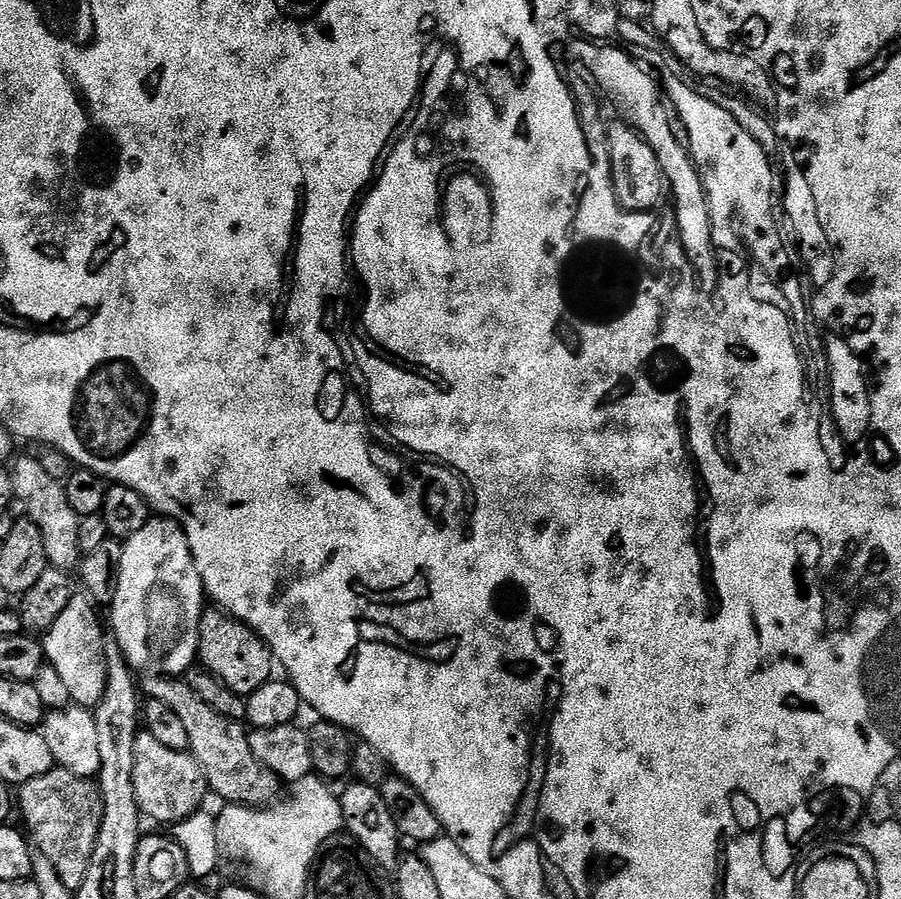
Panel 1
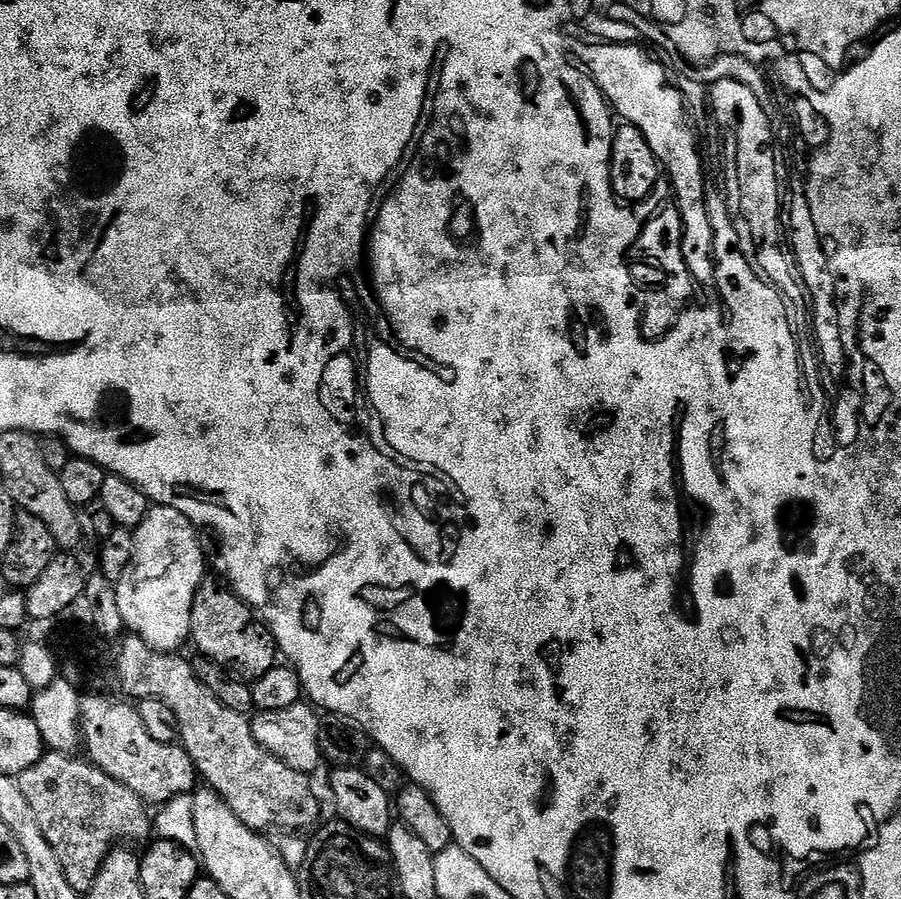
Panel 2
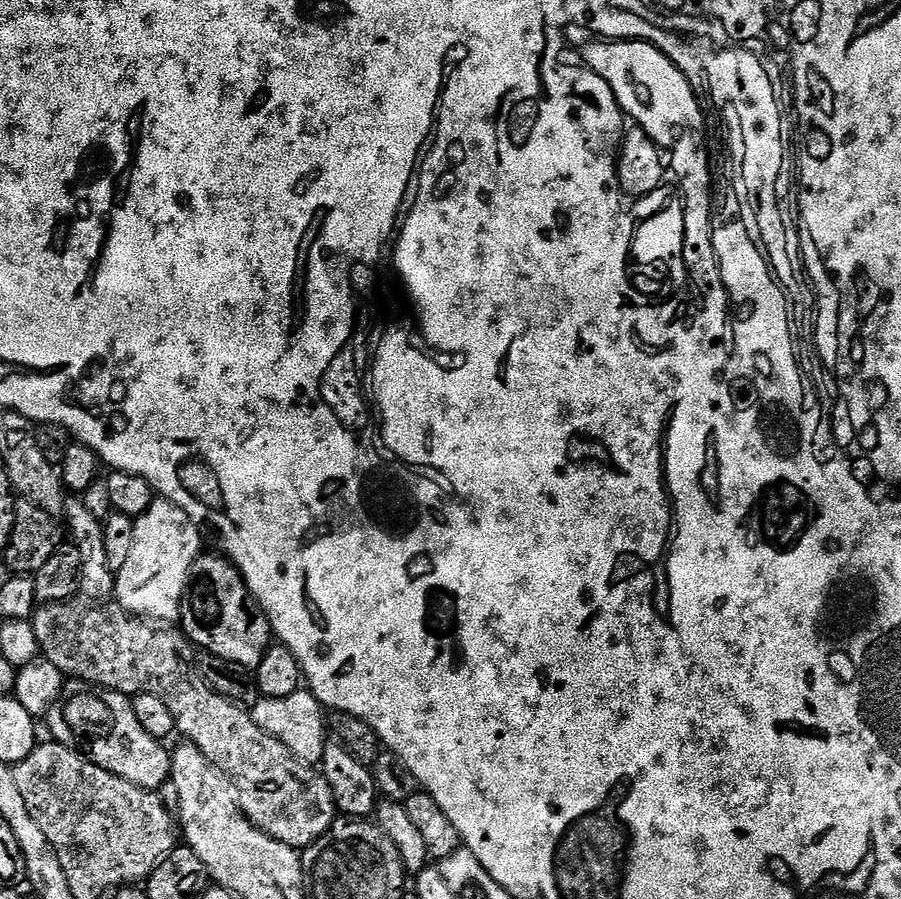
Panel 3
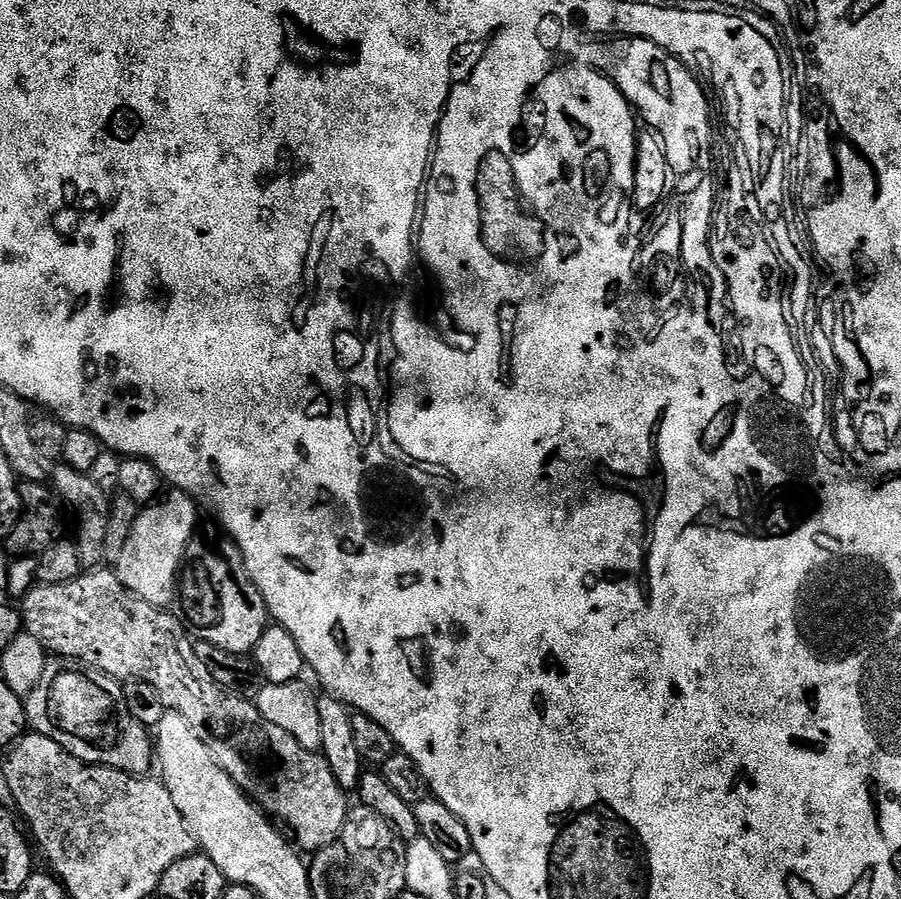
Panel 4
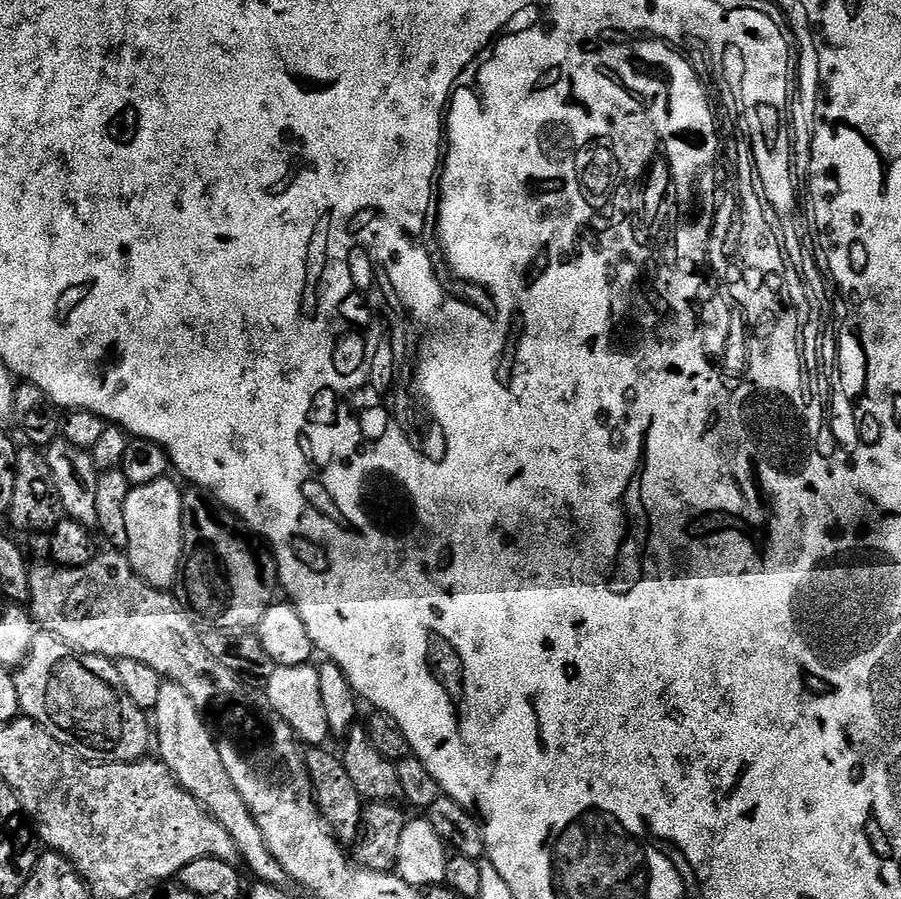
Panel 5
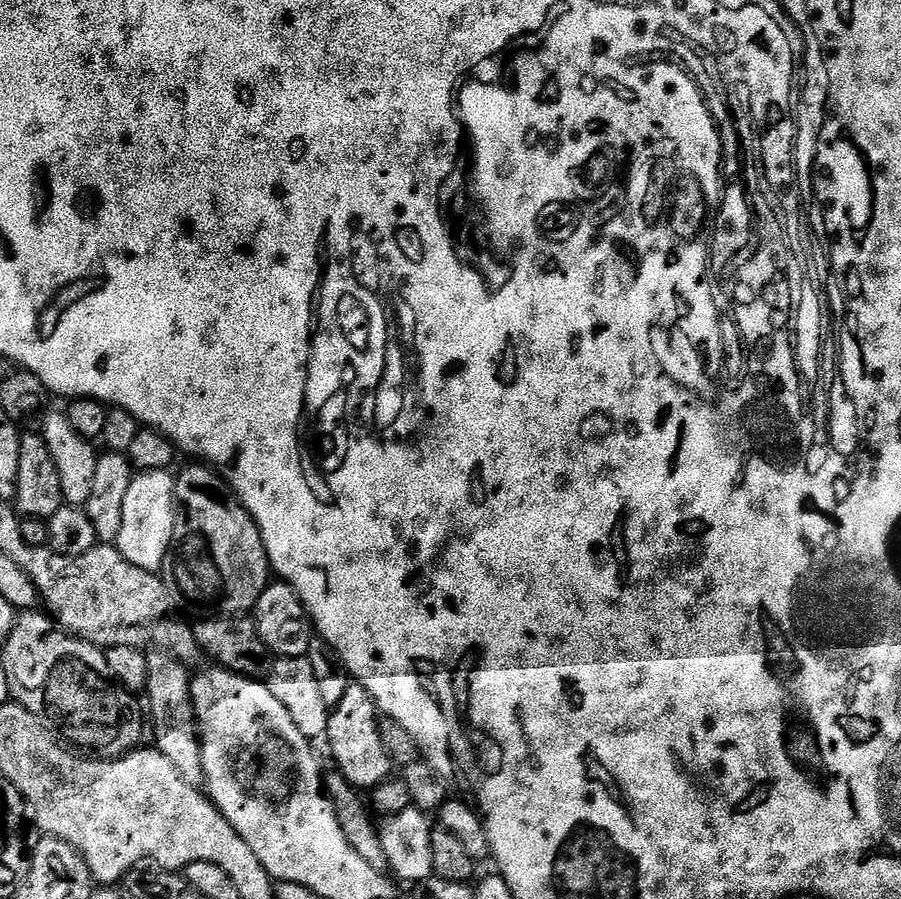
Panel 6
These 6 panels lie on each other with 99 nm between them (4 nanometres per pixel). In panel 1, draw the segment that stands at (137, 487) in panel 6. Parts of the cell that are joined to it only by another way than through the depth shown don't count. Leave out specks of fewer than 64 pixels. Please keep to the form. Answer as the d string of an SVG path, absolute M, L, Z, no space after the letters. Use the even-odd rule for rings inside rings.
M153 515L129 540L123 541L122 570L118 574L118 590L114 594L111 635L118 642L128 665L137 673L169 678L183 677L197 663L200 654L200 620L206 611L204 583L196 569L184 527L166 516Z

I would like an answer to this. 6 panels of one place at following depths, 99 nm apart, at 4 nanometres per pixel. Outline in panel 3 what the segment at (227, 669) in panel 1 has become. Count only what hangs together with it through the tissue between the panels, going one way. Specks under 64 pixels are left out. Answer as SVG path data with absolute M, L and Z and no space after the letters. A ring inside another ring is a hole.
M201 554L192 568L192 579L180 607L179 627L197 649L255 670L273 647L274 633L268 615L252 597L243 574L223 554Z

